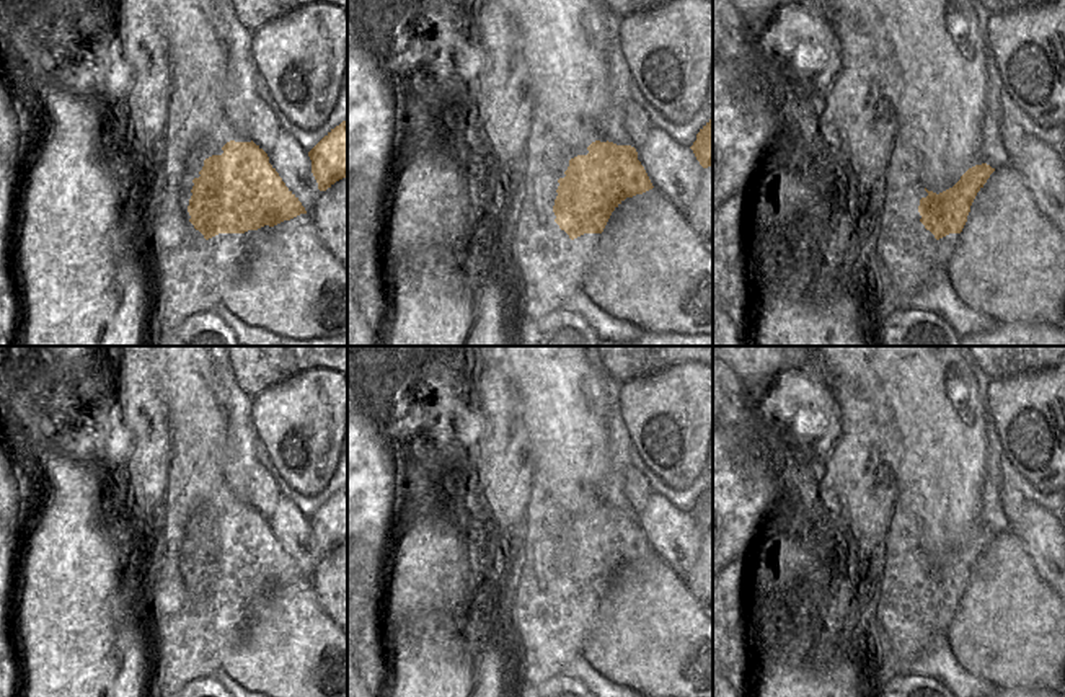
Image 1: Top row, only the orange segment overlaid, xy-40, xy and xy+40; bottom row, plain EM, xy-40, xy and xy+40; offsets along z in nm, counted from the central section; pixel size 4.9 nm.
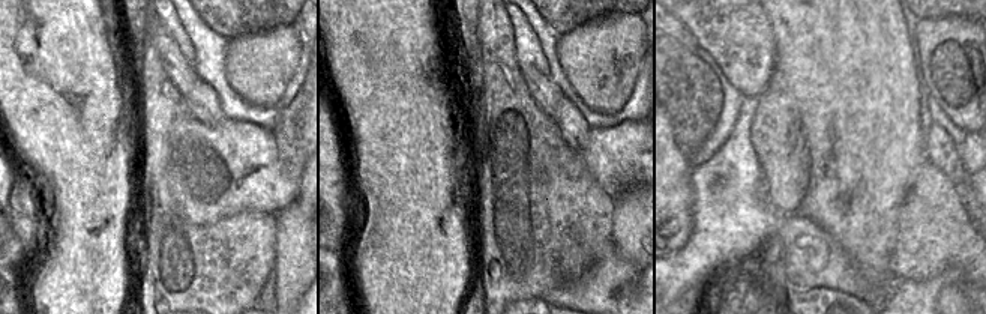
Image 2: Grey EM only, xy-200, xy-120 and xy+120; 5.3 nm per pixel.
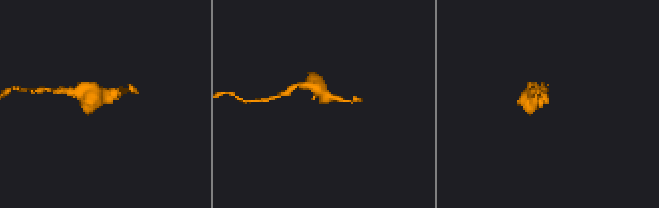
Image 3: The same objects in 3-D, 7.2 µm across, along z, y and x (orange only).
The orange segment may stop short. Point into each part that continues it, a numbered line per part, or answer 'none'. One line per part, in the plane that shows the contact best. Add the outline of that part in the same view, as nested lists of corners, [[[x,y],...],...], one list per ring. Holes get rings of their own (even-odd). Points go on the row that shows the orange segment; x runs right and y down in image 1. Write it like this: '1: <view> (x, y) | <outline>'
none

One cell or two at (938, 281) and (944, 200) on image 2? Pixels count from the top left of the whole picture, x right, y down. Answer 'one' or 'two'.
two

